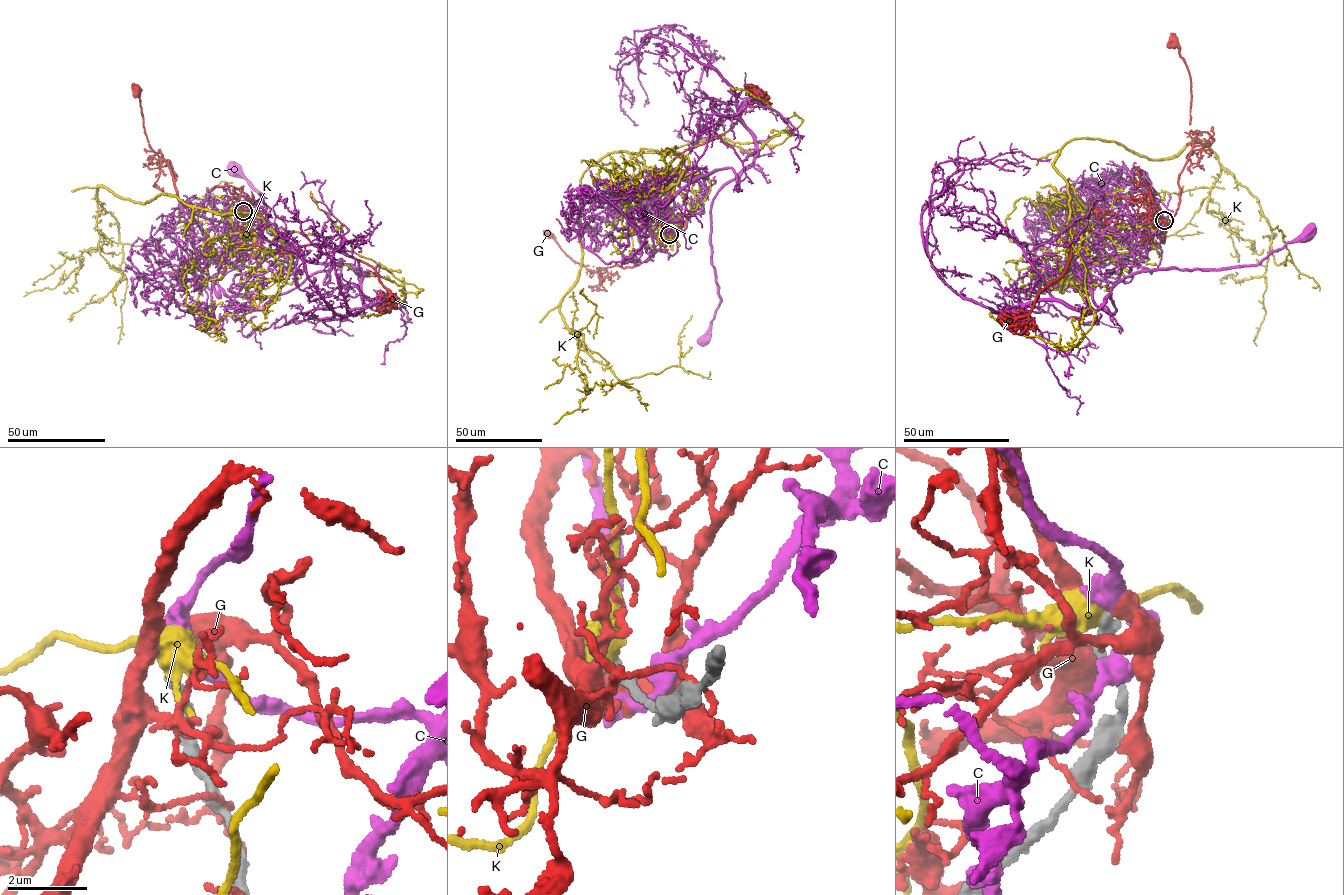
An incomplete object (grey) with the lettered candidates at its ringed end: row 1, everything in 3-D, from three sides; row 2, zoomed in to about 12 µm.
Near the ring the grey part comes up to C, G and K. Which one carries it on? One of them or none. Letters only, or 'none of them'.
C

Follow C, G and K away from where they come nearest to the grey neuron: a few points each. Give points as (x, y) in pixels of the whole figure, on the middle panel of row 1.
C: (669, 234), (673, 255), (649, 213), (730, 168), (701, 340)
G: (670, 234), (641, 262), (607, 267), (604, 280), (600, 279), (598, 268), (574, 261), (548, 233)
K: (670, 234), (641, 163), (600, 158), (560, 312), (620, 382), (679, 365), (691, 316)

